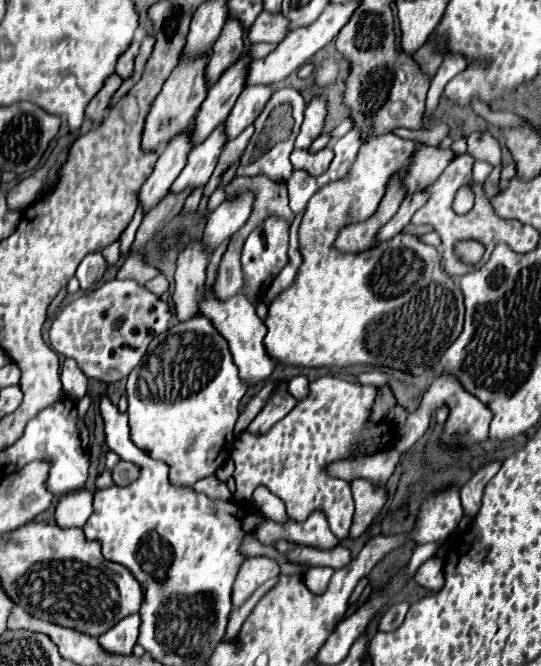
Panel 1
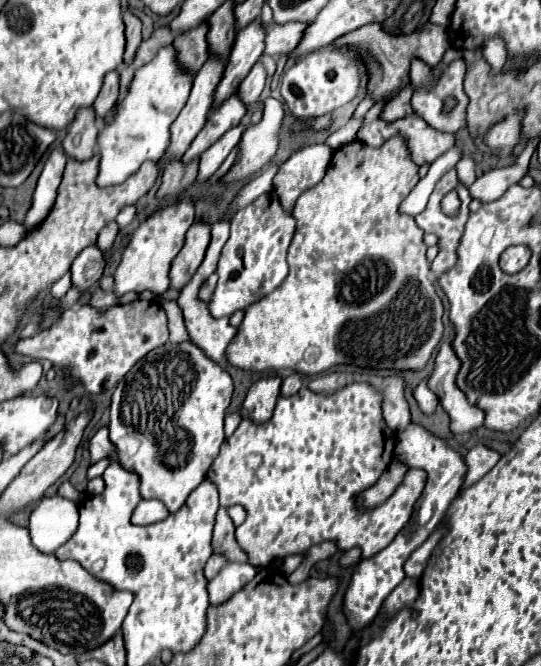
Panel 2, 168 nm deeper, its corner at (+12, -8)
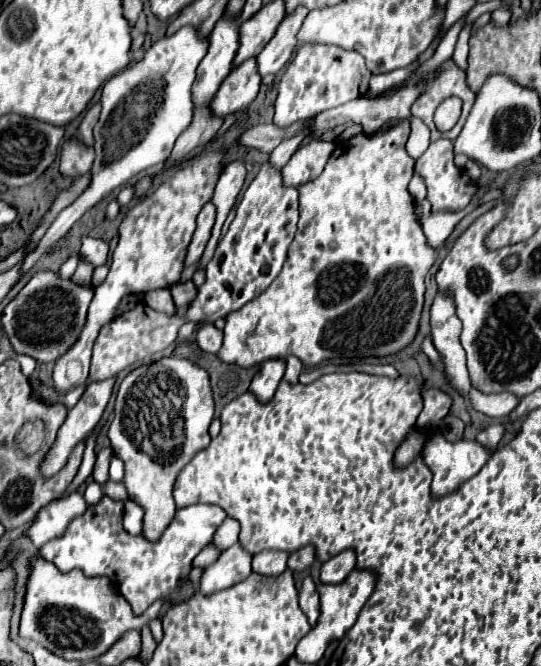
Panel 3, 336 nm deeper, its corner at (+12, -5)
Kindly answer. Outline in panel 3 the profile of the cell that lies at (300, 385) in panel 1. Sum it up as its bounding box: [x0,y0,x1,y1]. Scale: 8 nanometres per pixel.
[284,357,302,383]

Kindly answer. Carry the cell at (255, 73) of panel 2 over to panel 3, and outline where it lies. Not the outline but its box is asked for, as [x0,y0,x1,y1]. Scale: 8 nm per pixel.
[256,9,308,77]

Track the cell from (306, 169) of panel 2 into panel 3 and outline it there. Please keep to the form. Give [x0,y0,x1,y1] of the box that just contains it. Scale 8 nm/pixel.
[282,141,334,187]

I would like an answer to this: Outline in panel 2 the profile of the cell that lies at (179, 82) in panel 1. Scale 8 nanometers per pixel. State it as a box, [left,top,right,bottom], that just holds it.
[174,24,208,74]

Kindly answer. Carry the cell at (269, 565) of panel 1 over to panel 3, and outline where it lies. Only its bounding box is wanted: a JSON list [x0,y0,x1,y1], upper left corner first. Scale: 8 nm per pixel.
[200,543,252,595]

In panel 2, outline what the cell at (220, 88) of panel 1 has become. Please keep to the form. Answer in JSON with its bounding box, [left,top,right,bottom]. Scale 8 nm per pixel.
[214,20,266,106]

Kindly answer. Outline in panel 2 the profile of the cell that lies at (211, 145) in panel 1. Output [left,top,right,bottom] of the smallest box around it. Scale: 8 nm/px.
[182,94,246,164]

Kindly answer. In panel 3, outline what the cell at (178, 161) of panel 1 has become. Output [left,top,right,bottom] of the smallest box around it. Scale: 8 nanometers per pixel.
[192,21,238,107]

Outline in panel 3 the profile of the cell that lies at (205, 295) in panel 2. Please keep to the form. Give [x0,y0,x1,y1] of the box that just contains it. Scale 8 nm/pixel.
[170,281,198,307]

